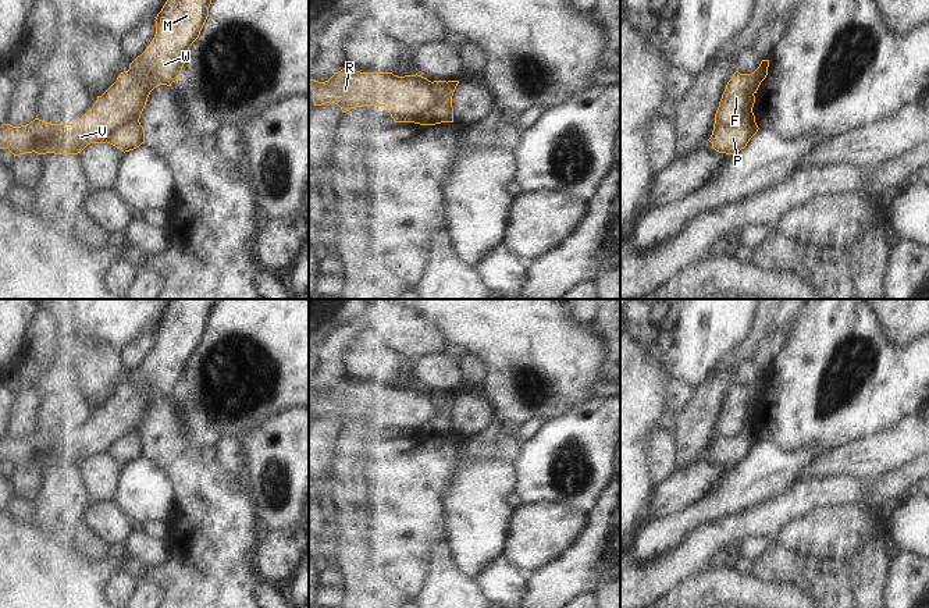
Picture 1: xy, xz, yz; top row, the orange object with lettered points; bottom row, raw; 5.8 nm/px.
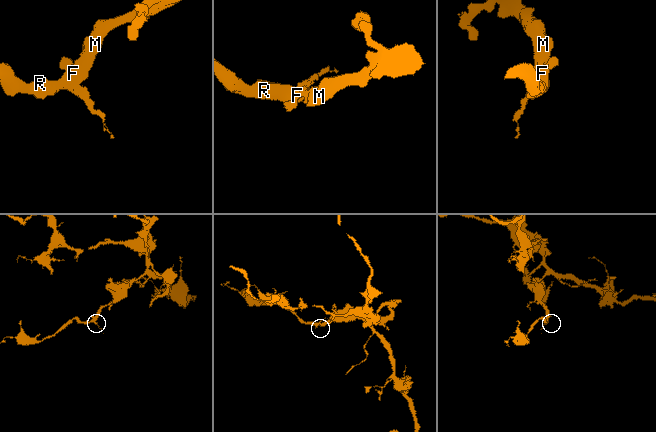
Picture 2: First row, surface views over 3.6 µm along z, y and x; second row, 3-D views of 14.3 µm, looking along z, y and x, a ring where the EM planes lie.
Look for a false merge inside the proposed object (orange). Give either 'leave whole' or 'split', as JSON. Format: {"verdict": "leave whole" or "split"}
{"verdict": "split"}

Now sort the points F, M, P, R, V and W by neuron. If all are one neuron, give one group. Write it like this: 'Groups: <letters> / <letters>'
Groups: F M R V W / P

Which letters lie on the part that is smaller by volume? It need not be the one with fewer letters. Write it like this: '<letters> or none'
P

